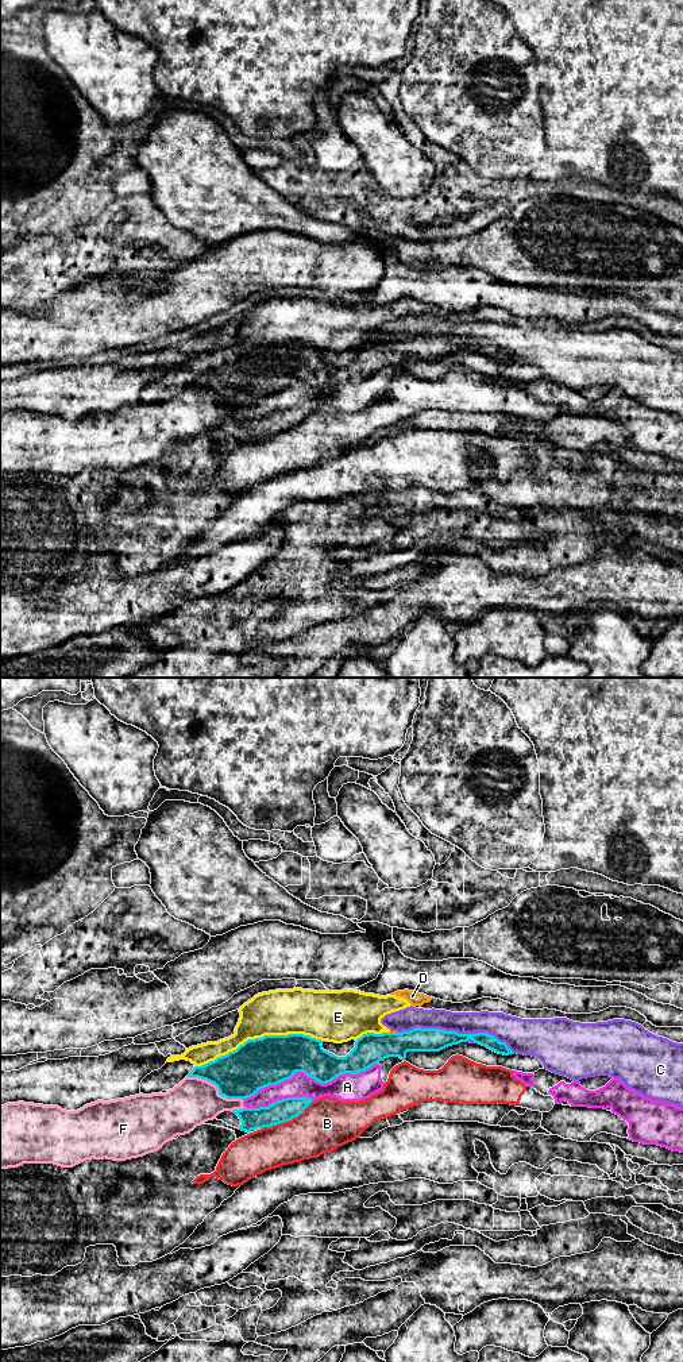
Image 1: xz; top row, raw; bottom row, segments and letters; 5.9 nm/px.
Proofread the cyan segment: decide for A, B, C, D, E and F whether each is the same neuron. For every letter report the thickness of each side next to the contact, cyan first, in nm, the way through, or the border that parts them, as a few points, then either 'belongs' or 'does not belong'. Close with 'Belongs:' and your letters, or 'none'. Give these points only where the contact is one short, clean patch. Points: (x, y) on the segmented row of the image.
A: 280 nm thick on the cyan side, 170 nm on the other; does not belong
B: 140 nm thick on the cyan side, 320 nm on the other; does not belong
C: 140 nm thick on the cyan side, 140 nm on the other; does not belong
D: 180 nm thick on the cyan side, 20 nm on the other; does not belong
E: 300 nm thick on the cyan side, 280 nm on the other; does not belong
F: 280 nm thick on the cyan side, 280 nm on the other; border along xz (186, 1076), (205, 1079), (222, 1095), (242, 1100); does not belong
Belongs: none

